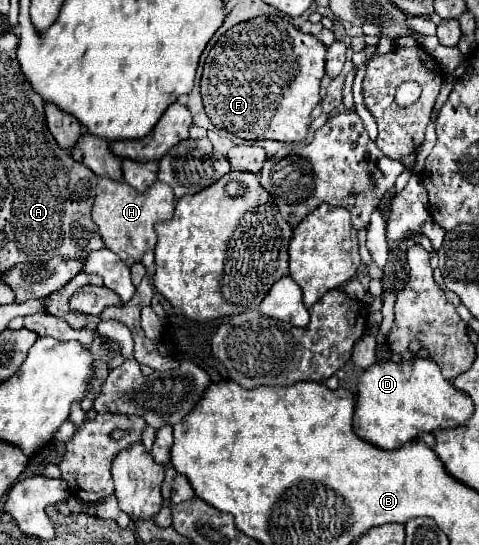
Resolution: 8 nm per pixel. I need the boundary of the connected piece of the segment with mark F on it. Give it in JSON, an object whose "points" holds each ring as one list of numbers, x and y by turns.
{"points":[[257,16,227,30,213,50,209,50,203,66,201,96,213,126,223,128,243,140,305,140,311,124,311,110,319,104,321,76,325,74,325,46,311,34,303,34,283,16]]}

